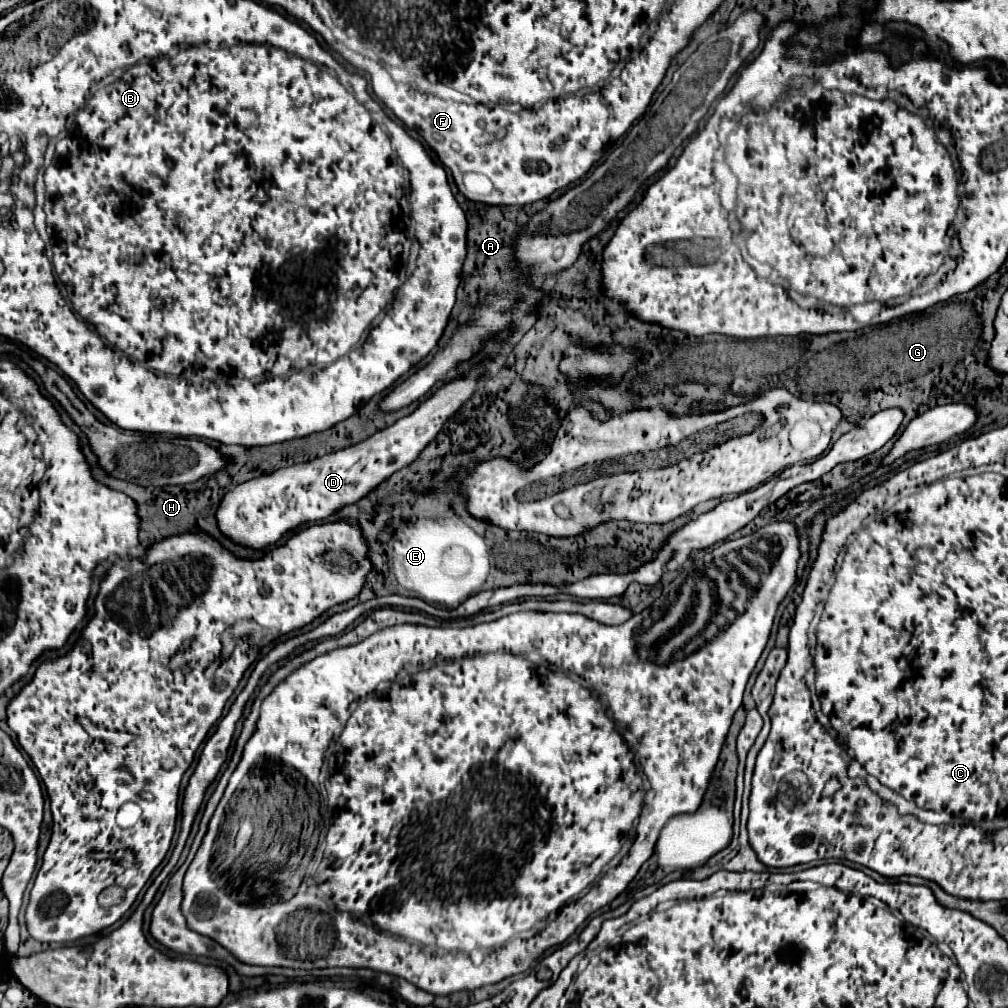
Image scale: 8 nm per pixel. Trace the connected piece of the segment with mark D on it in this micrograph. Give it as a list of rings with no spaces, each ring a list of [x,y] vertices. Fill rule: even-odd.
[[[475,369],[463,379],[445,383],[411,415],[399,419],[395,425],[383,431],[377,431],[359,445],[329,453],[309,463],[277,469],[269,475],[237,485],[223,497],[217,509],[219,529],[243,547],[263,549],[277,543],[281,535],[293,527],[309,521],[321,523],[343,505],[363,499],[367,493],[371,493],[371,489],[375,489],[375,485],[379,485],[379,481],[387,479],[391,473],[403,469],[403,465],[409,465],[415,461],[415,457],[419,457],[431,437],[441,431],[443,423],[453,417],[453,413],[467,403],[469,397],[473,397],[479,375],[481,371]]]

